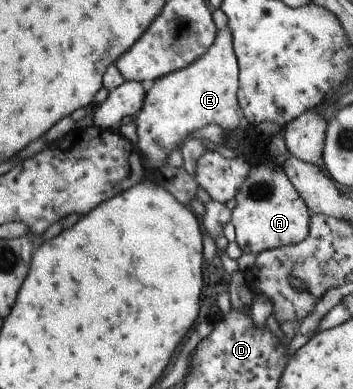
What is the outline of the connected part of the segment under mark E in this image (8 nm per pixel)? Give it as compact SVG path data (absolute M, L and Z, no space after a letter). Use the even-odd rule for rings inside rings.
M227 28L216 30L213 43L209 49L193 63L180 70L168 73L154 80L149 91L144 93L143 103L135 117L137 142L136 147L146 158L149 174L155 178L158 168L167 165L167 155L173 149L179 149L185 137L204 125L213 123L226 132L244 126L244 115L236 100L238 88L238 65L232 48L232 37Z

